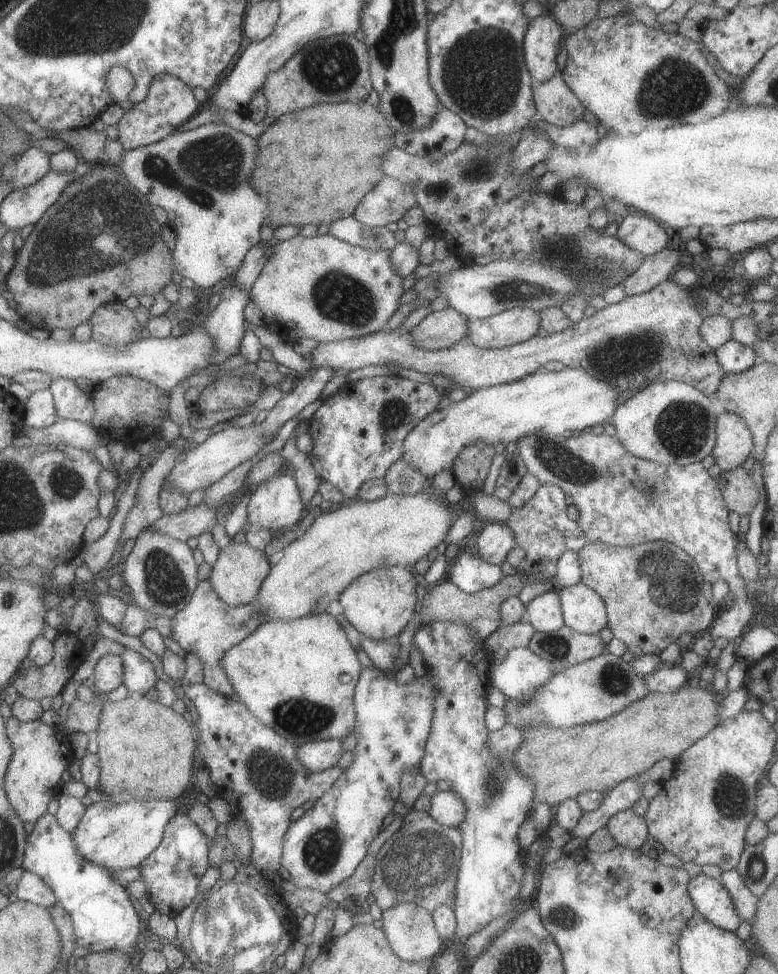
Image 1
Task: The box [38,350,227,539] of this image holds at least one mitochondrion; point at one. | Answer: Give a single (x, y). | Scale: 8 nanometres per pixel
(66, 484)

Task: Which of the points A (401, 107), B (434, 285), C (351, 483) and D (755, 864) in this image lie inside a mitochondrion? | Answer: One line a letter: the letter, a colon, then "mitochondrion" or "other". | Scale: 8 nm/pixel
A: mitochondrion
B: other
C: other
D: mitochondrion

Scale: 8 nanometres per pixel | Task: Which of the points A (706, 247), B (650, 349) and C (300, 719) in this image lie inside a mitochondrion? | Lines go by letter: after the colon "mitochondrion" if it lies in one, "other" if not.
A: other
B: mitochondrion
C: mitochondrion

